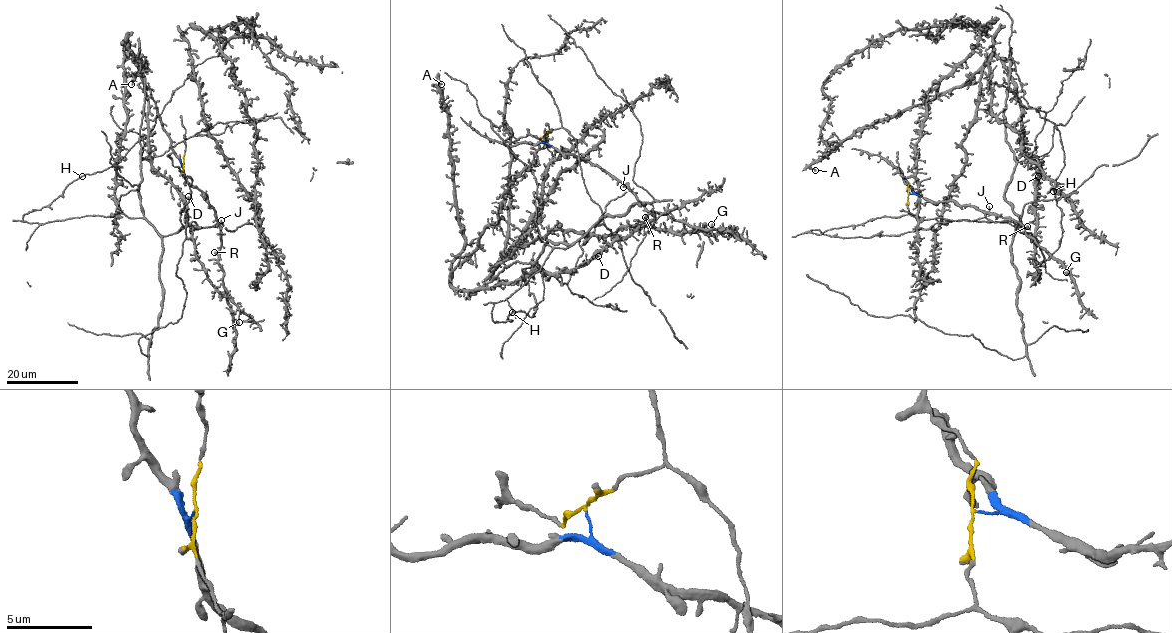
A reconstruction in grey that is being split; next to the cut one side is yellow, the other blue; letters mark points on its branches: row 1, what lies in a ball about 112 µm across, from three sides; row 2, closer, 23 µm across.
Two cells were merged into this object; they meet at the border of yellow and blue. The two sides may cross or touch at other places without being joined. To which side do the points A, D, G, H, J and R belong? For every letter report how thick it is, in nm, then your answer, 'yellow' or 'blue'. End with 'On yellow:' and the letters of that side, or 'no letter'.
A: calibre 240 nm; yellow
D: calibre 300 nm; yellow
G: calibre 320 nm; blue
H: calibre 170 nm; yellow
J: calibre 140 nm; blue
R: calibre 320 nm; blue
On yellow: A, D, H

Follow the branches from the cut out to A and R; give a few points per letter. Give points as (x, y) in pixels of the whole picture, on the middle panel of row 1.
A: (545, 137), (561, 127), (573, 138), (604, 223), (462, 291), (451, 279), (464, 241), (441, 85)
R: (545, 137), (547, 143), (588, 160), (628, 188), (648, 213), (645, 217)

